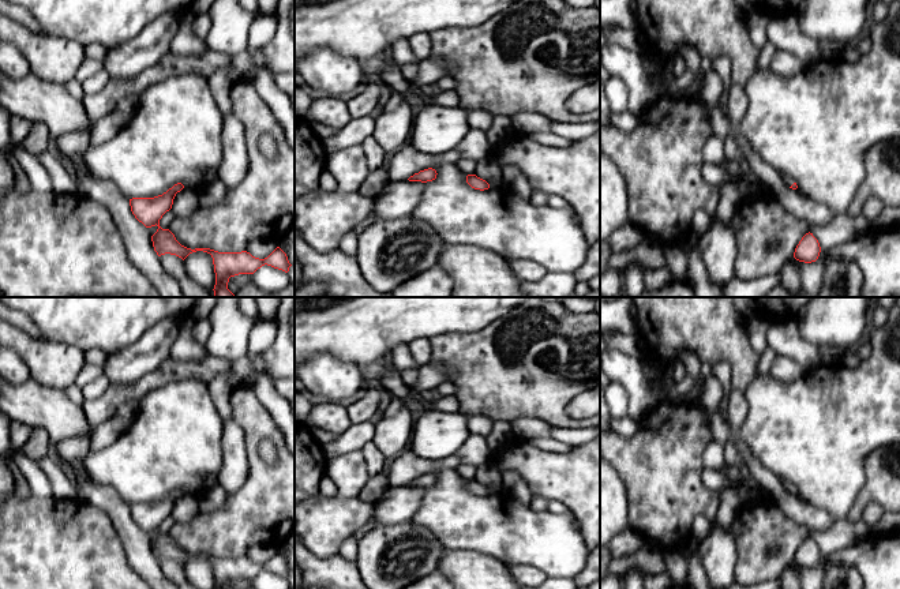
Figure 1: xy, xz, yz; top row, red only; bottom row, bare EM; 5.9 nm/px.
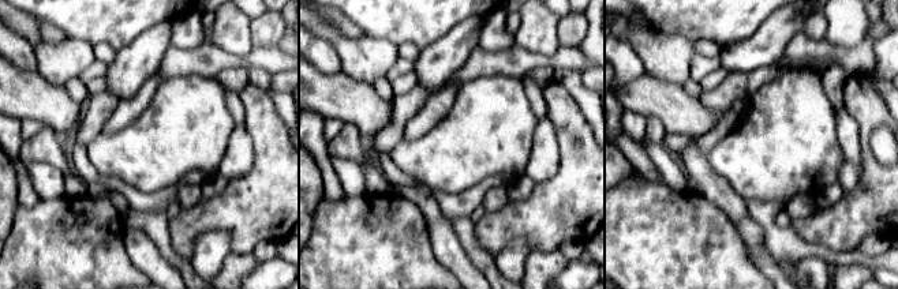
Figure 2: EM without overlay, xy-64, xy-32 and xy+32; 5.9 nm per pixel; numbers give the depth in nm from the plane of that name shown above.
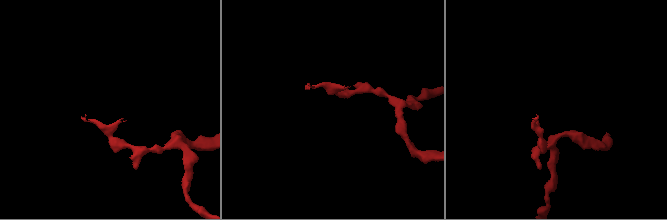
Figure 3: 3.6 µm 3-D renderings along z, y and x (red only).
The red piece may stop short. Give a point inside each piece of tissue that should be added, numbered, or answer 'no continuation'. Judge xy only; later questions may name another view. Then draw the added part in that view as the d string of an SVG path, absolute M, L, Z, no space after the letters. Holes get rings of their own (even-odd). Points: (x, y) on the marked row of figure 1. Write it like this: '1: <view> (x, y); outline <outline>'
no continuation

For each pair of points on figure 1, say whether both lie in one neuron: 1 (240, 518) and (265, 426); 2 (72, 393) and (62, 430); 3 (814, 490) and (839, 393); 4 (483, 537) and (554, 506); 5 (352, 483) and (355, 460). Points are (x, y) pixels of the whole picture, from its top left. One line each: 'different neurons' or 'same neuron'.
1: same neuron
2: different neurons
3: same neuron
4: different neurons
5: same neuron

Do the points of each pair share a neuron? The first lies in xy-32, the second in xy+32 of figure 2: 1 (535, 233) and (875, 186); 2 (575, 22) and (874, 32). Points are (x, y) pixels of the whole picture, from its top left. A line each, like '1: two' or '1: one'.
1: one
2: one

